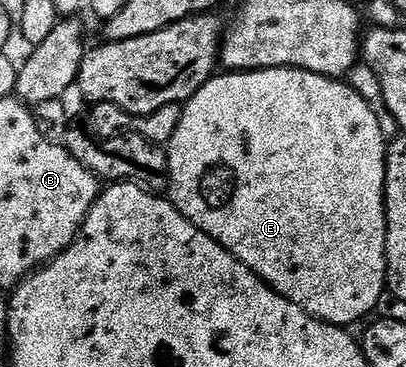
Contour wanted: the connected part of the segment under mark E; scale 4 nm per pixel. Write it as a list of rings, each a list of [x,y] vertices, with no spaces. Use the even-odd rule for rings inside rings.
[[[268,67],[262,71],[217,73],[208,79],[182,106],[179,129],[167,144],[169,157],[168,198],[174,207],[198,227],[207,237],[223,245],[243,265],[250,267],[264,283],[289,299],[314,319],[322,323],[350,325],[356,319],[376,308],[382,292],[386,290],[385,250],[387,225],[385,224],[385,156],[387,141],[379,129],[379,121],[359,93],[341,79],[328,79],[298,67]]]

